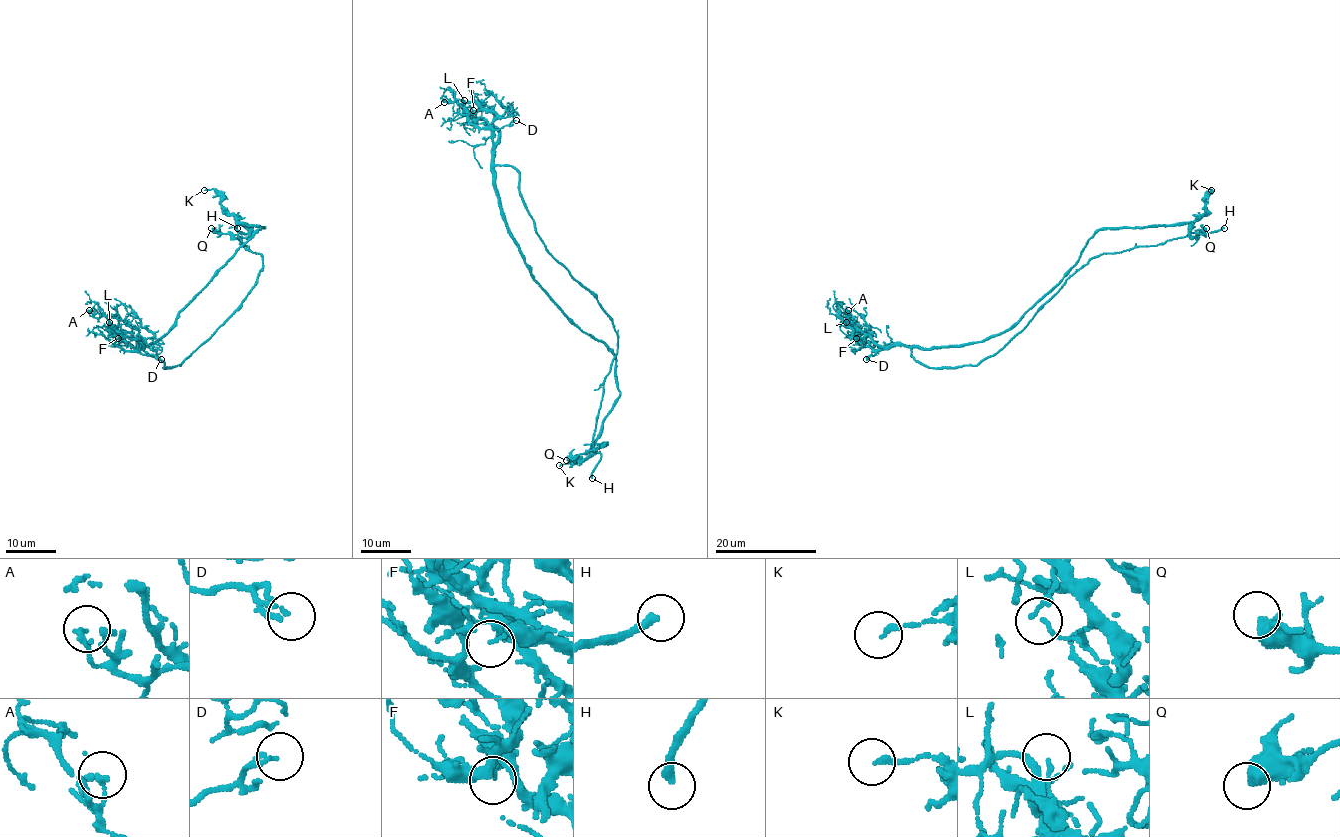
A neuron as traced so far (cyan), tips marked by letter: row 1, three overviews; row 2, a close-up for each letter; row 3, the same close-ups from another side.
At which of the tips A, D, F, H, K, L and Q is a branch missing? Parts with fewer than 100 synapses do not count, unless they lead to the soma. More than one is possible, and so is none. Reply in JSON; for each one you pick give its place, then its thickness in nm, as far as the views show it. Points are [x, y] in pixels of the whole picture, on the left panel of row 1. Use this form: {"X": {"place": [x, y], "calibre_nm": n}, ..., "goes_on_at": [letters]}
{"H": {"place": [237, 228], "calibre_nm": 280}, "goes_on_at": ["H"]}

